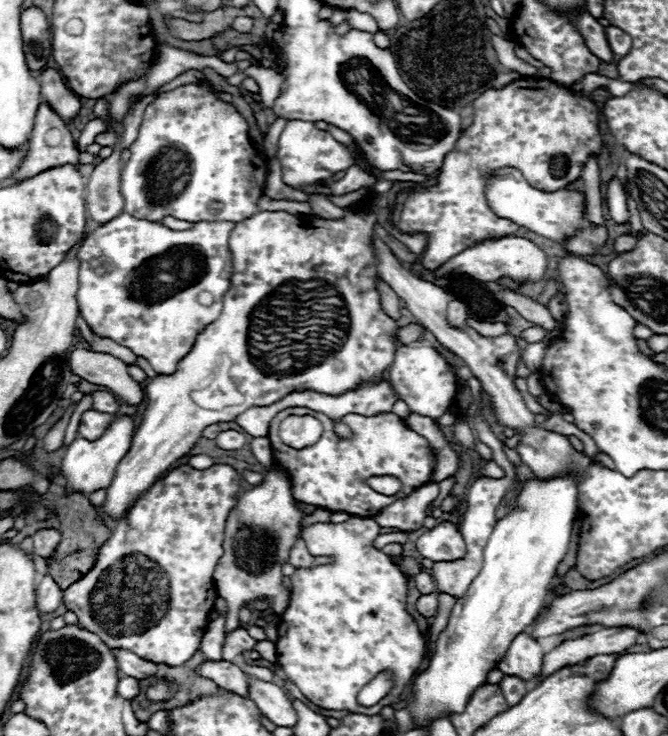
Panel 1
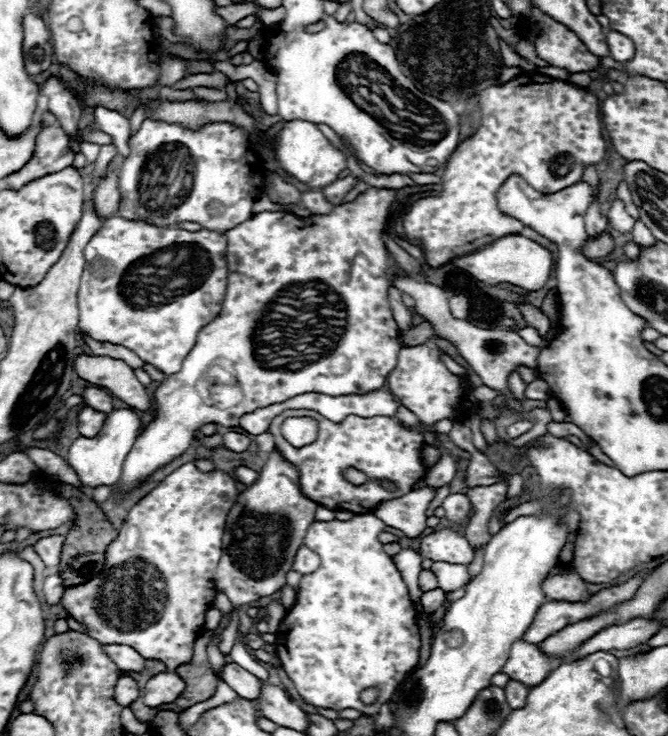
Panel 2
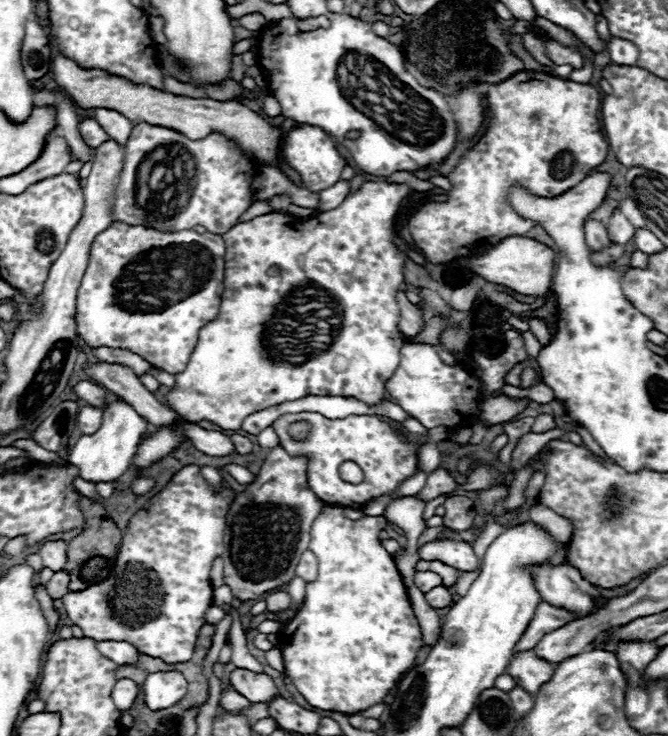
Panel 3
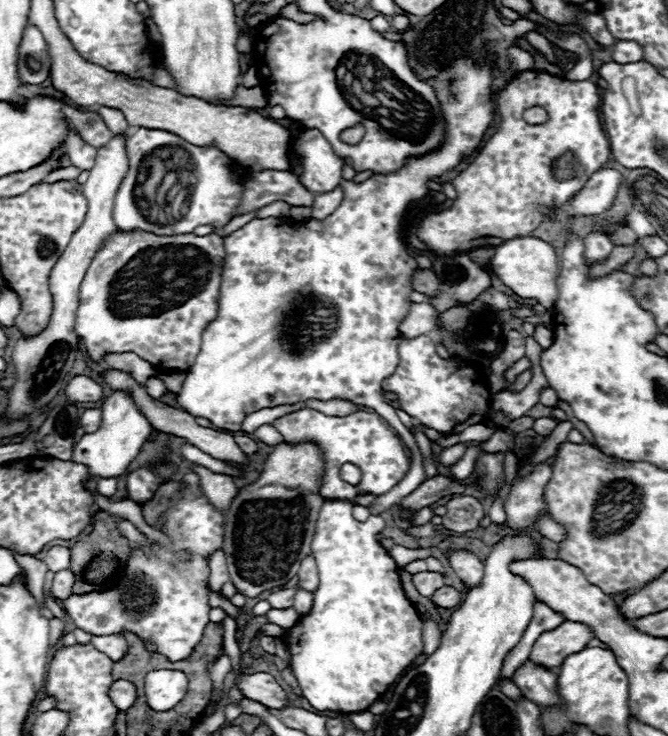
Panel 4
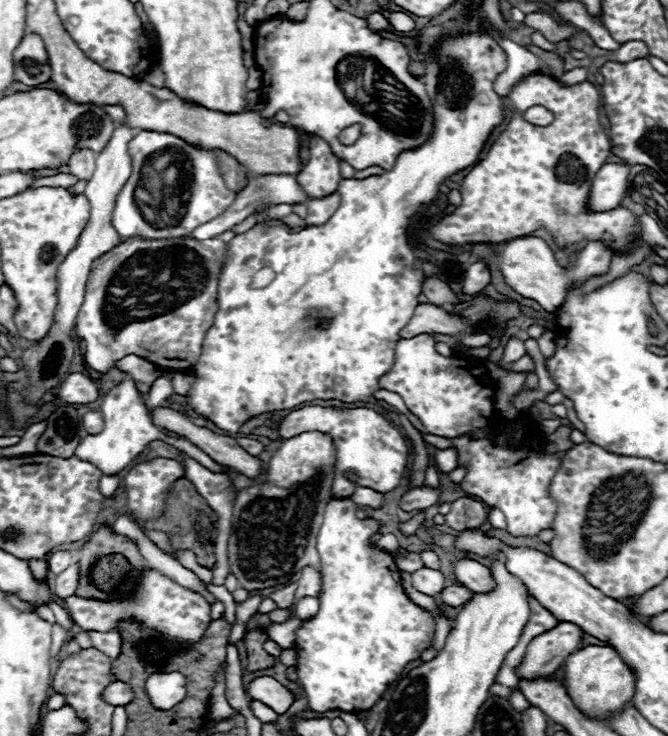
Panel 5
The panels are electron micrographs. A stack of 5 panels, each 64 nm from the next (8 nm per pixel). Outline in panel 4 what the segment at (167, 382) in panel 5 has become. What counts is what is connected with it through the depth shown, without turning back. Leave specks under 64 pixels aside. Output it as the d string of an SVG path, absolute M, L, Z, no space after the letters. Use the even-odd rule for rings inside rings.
M150 378L148 384L146 384L146 392L148 392L154 400L160 400L162 396L168 394L168 388L166 388L166 384L164 384L160 378Z

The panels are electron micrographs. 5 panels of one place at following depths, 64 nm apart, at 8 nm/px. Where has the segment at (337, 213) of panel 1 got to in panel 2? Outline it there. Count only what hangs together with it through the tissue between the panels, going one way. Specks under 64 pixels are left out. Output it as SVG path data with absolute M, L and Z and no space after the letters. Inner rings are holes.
M302 192L302 198L300 198L300 204L304 208L308 208L312 214L326 214L326 212L332 212L332 204L326 202L326 198L322 196L322 192Z

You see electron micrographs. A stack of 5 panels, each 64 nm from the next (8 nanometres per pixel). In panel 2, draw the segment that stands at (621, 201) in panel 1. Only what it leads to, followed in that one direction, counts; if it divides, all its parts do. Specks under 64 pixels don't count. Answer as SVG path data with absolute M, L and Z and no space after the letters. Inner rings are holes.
M616 200L616 202L612 204L612 208L610 208L610 212L608 212L608 224L610 224L616 232L620 232L620 234L632 232L634 220L626 214L624 204L622 204L620 200Z

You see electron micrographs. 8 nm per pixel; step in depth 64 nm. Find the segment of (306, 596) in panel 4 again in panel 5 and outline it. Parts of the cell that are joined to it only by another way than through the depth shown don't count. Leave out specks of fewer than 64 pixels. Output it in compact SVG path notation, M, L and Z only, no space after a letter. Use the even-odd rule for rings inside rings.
M306 596L298 602L298 616L302 616L302 620L308 620L308 618L316 616L316 612L318 612L318 598Z

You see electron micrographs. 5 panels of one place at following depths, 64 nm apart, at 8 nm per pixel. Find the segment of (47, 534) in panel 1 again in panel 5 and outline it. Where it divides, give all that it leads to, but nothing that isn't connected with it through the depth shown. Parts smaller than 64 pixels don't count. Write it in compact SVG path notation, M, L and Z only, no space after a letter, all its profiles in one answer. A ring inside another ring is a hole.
M52 552L48 558L46 558L46 562L48 562L48 568L50 568L50 572L52 574L60 574L60 572L64 572L74 560L72 560L72 554L70 552Z

